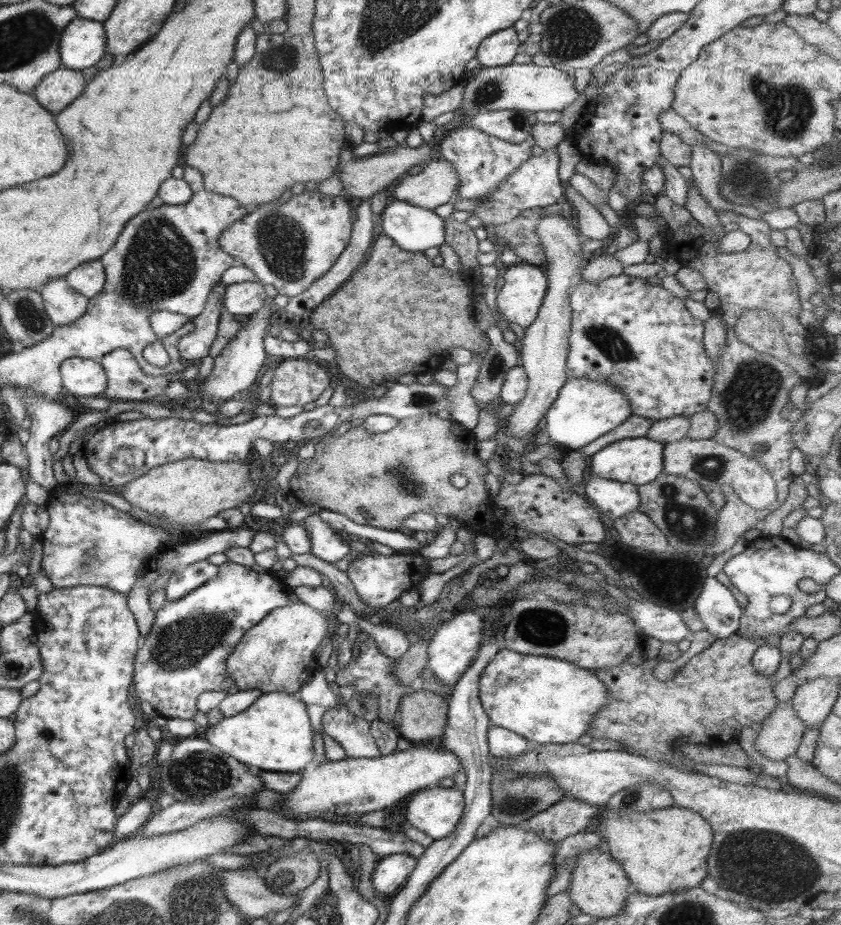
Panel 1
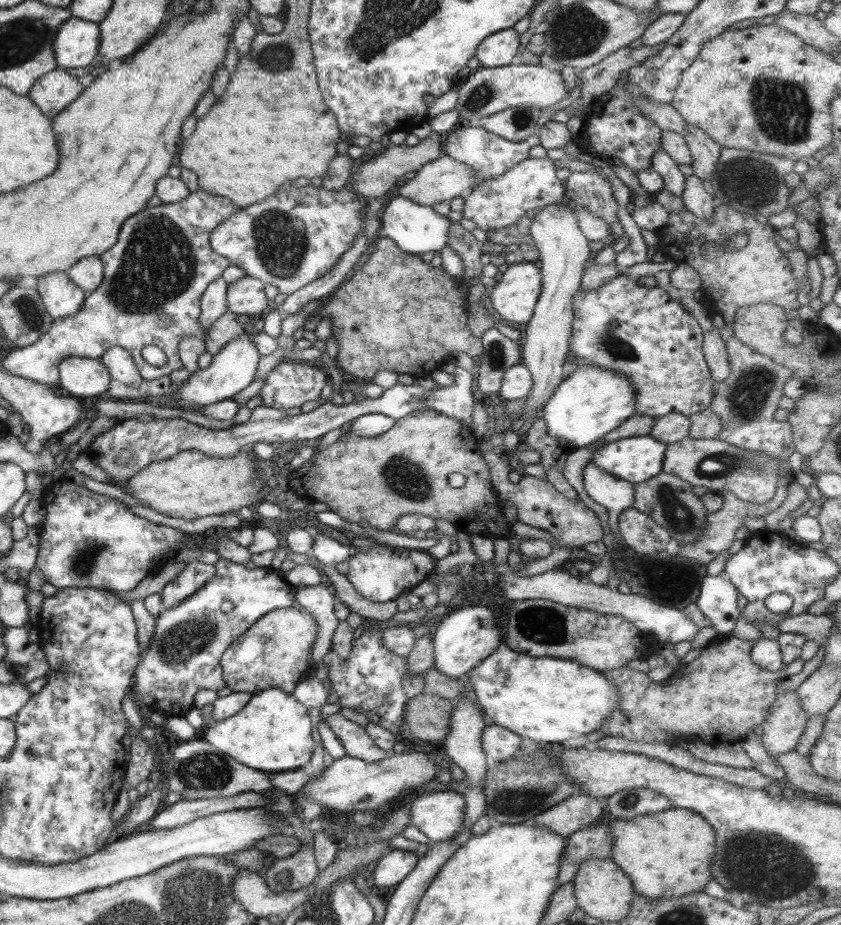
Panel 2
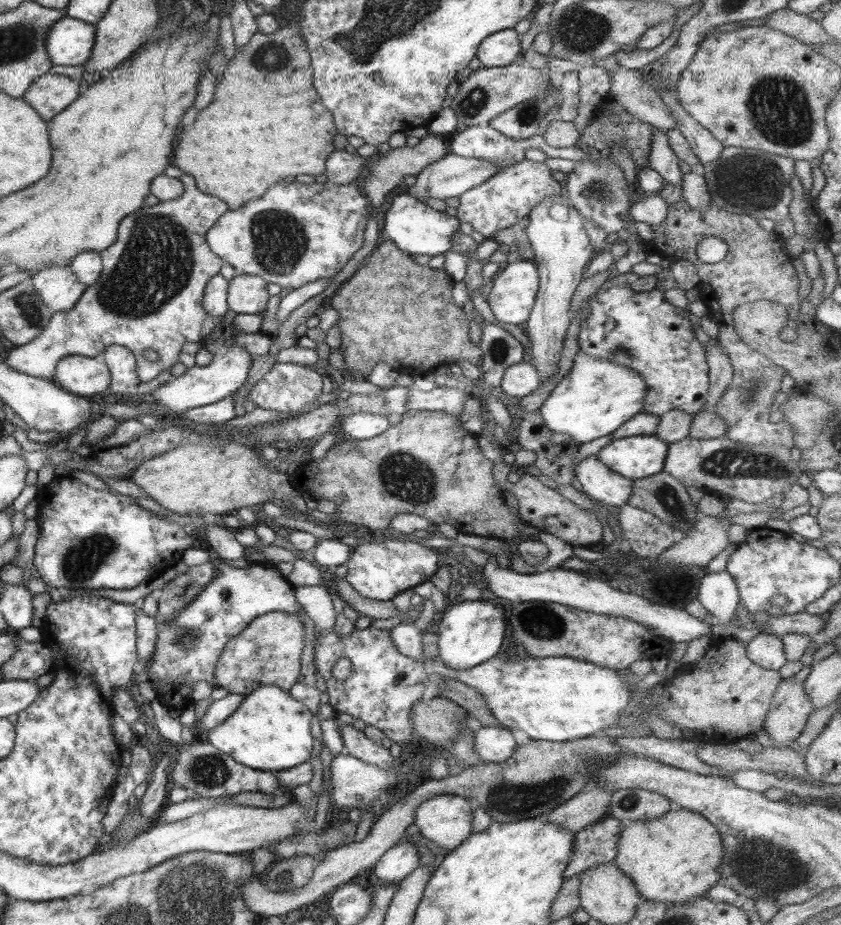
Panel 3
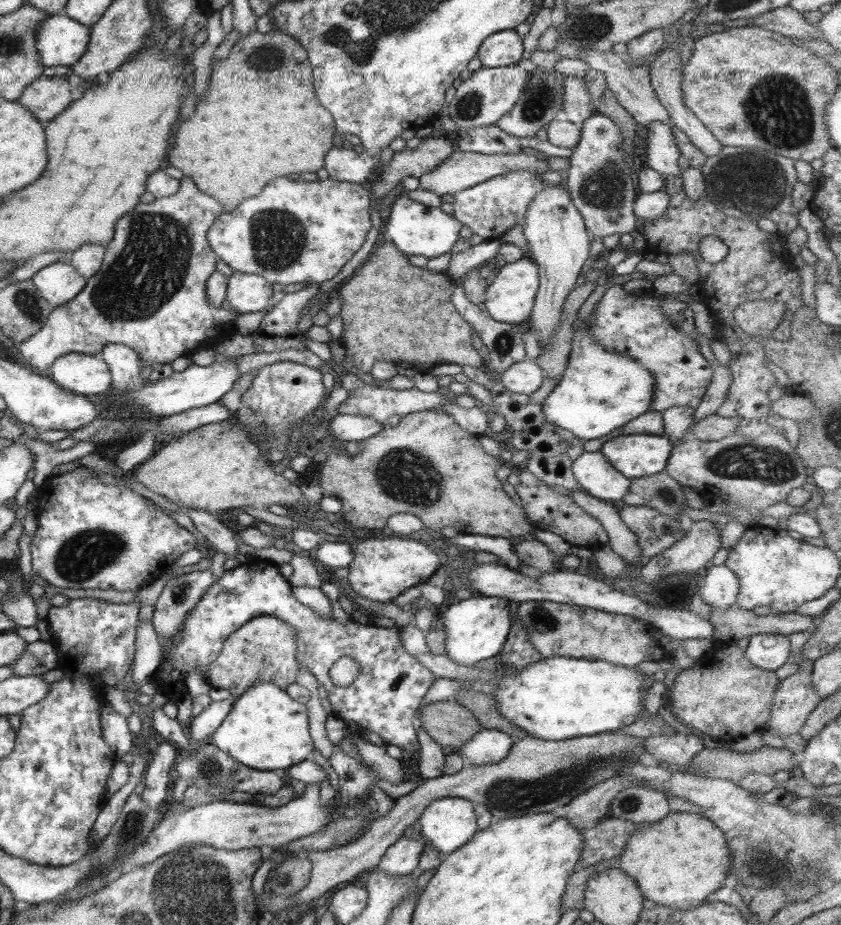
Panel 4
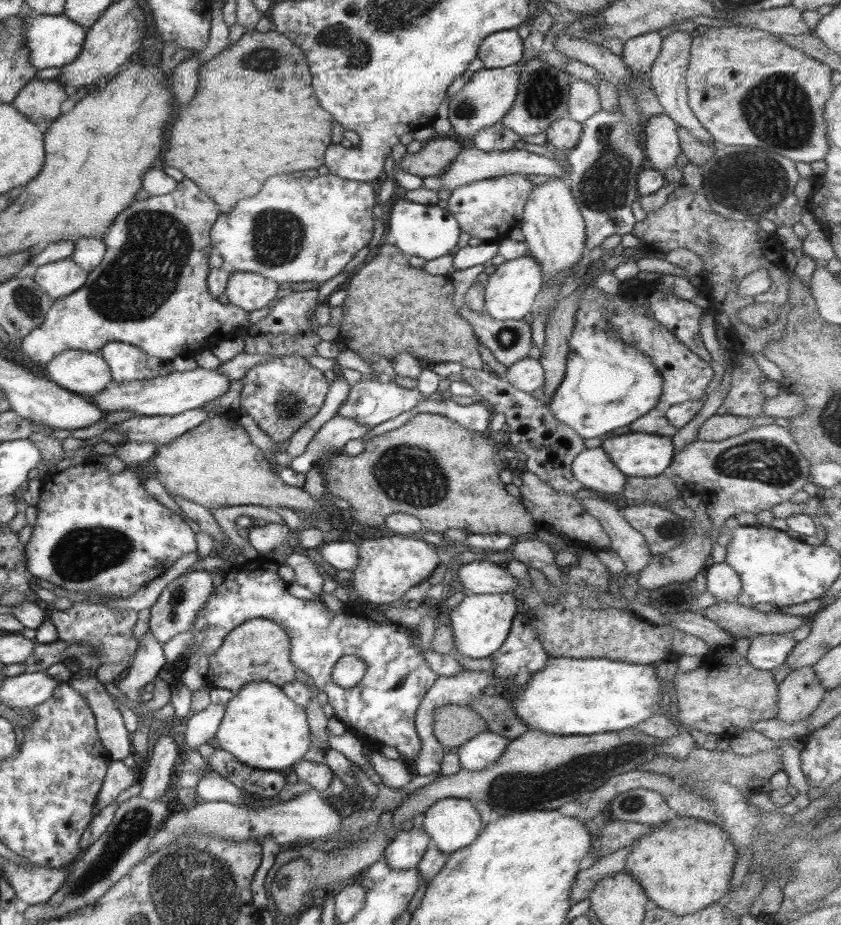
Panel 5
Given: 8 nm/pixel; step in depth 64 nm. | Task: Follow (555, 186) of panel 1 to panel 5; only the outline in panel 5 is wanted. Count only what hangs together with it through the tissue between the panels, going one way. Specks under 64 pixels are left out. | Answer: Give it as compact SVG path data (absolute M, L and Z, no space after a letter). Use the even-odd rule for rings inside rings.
M521 173L469 182L451 190L447 211L457 221L461 232L483 242L498 242L506 237L513 225L521 222L523 204L531 188L531 182Z

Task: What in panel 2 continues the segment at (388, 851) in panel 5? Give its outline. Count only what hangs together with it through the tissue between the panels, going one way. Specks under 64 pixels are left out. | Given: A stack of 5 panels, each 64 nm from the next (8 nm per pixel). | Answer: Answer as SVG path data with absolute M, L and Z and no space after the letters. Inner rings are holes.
M399 850L389 851L376 861L373 883L379 890L392 890L415 867L415 854Z

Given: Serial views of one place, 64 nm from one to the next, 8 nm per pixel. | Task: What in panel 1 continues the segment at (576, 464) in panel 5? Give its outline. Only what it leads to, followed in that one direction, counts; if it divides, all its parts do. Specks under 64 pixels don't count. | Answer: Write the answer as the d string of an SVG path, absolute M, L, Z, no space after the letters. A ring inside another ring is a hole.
M591 475L584 484L583 492L607 524L633 512L639 506L637 487L627 482L615 482Z

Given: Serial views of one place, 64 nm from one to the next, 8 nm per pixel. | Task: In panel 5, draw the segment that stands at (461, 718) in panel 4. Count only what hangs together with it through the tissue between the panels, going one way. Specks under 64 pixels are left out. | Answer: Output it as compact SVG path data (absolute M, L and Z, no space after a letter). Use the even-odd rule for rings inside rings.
M449 703L433 709L433 736L443 747L461 746L473 736L485 731L485 720L468 706Z

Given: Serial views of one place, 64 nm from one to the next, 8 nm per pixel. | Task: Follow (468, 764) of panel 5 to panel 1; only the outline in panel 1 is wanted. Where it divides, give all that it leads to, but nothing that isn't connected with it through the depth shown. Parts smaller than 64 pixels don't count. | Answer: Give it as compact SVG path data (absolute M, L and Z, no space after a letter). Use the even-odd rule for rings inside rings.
M488 726L487 749L492 758L516 757L526 750L525 746L527 741L521 735L500 726Z

